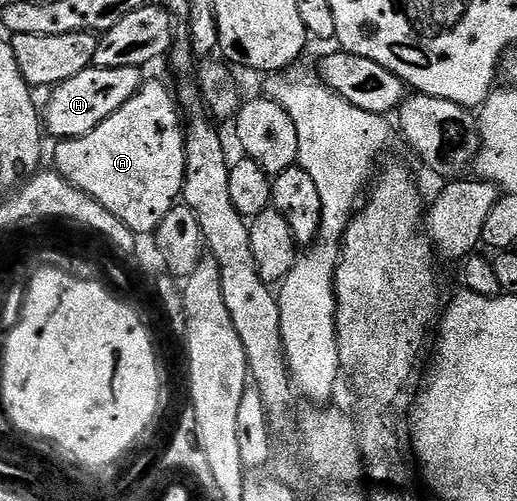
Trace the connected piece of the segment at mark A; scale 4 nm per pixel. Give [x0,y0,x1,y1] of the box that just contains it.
[55,82,186,237]

